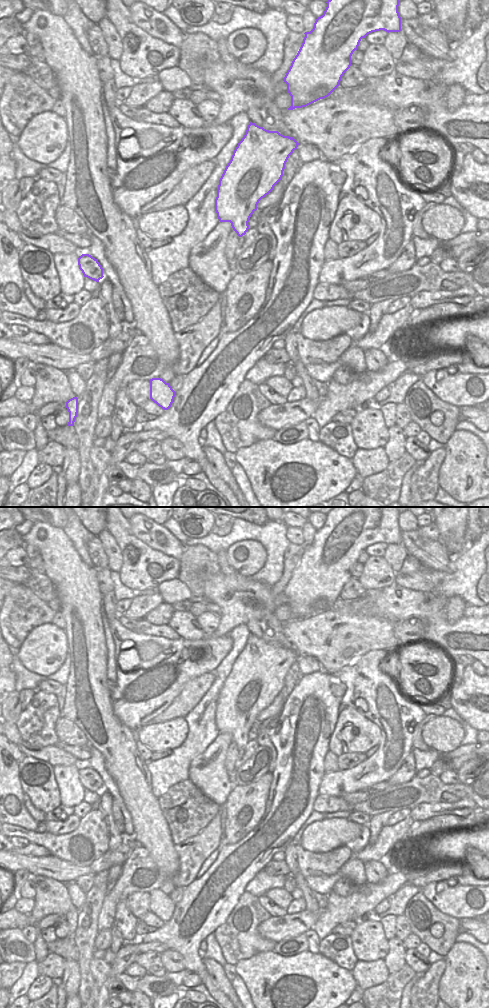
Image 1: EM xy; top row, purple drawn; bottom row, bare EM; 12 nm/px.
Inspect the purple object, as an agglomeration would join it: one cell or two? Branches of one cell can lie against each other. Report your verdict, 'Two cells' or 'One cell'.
One cell

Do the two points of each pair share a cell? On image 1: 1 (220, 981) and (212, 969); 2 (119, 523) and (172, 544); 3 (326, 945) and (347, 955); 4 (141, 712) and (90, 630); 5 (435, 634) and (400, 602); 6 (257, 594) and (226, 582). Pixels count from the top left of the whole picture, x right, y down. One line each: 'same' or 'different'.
1: same
2: different
3: same
4: different
5: same
6: same

